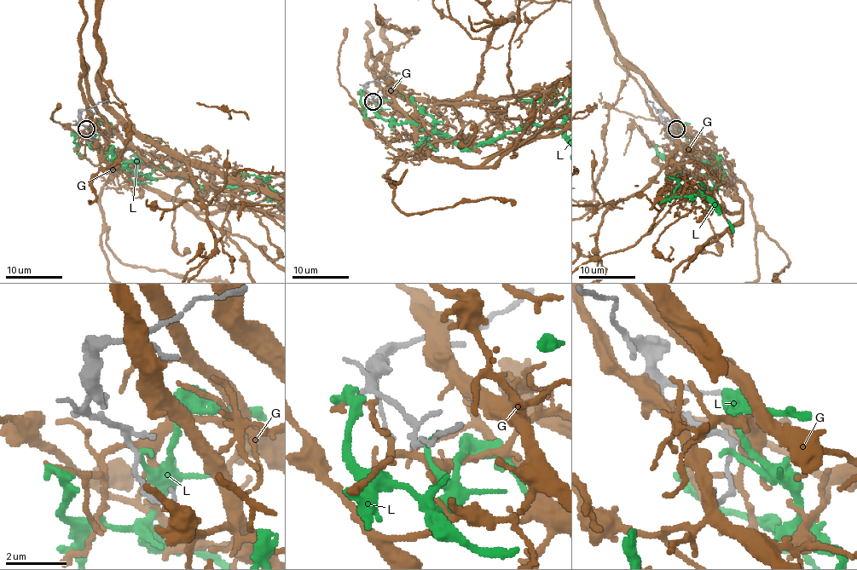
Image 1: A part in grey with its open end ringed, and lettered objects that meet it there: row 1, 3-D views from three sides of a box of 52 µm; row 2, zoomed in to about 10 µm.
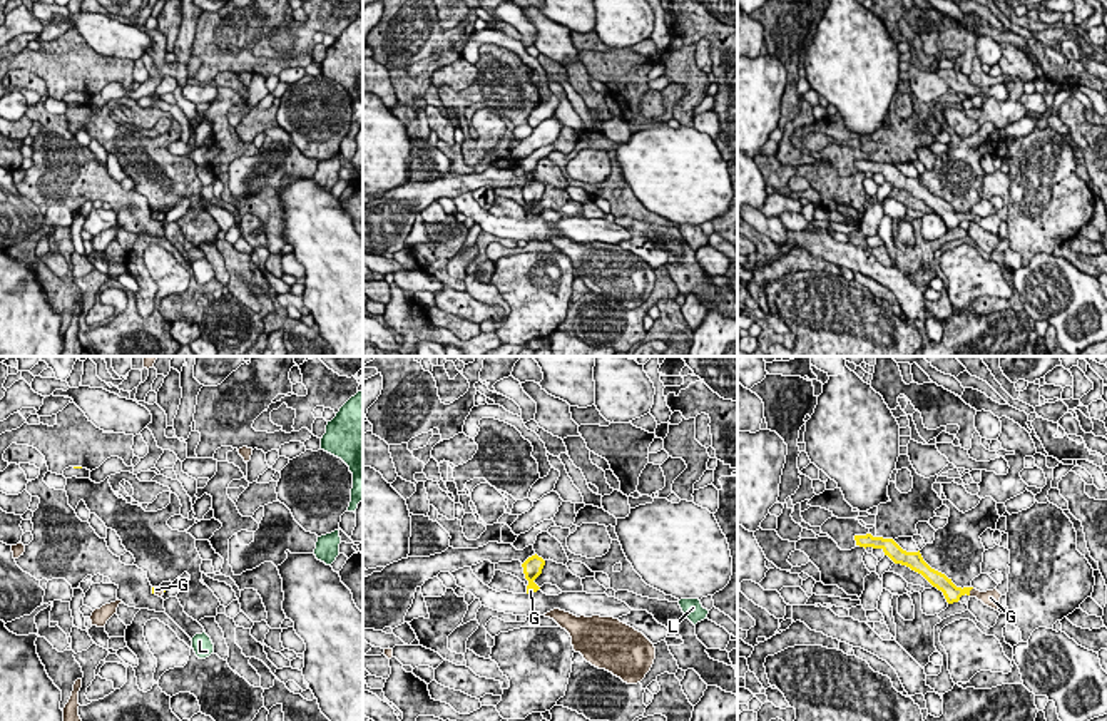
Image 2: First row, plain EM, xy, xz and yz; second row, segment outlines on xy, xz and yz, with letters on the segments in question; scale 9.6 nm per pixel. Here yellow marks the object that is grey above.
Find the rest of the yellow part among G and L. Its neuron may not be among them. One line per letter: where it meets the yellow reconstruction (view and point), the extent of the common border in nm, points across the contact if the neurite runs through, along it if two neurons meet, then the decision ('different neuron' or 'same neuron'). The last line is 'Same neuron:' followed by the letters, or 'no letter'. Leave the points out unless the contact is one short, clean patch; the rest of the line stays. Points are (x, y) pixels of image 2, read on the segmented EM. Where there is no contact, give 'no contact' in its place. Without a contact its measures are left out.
G: contact yz (970, 589); length 90 nm; way yz (950, 591), (970, 589), (990, 598); same neuron
L: no contact; different neuron
Same neuron: G

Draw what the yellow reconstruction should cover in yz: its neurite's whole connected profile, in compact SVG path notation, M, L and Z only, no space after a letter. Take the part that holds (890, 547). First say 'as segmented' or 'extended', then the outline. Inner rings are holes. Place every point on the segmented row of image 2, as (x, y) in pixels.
extended | M871 534L866 535L854 535L856 545L860 547L873 547L881 549L885 555L888 555L895 564L901 564L910 567L911 570L921 574L933 587L943 592L948 604L958 602L962 596L977 597L985 606L998 611L1002 594L993 589L987 592L980 592L973 587L957 587L951 579L945 574L931 569L918 552L906 552L903 550L893 539L873 537Z

